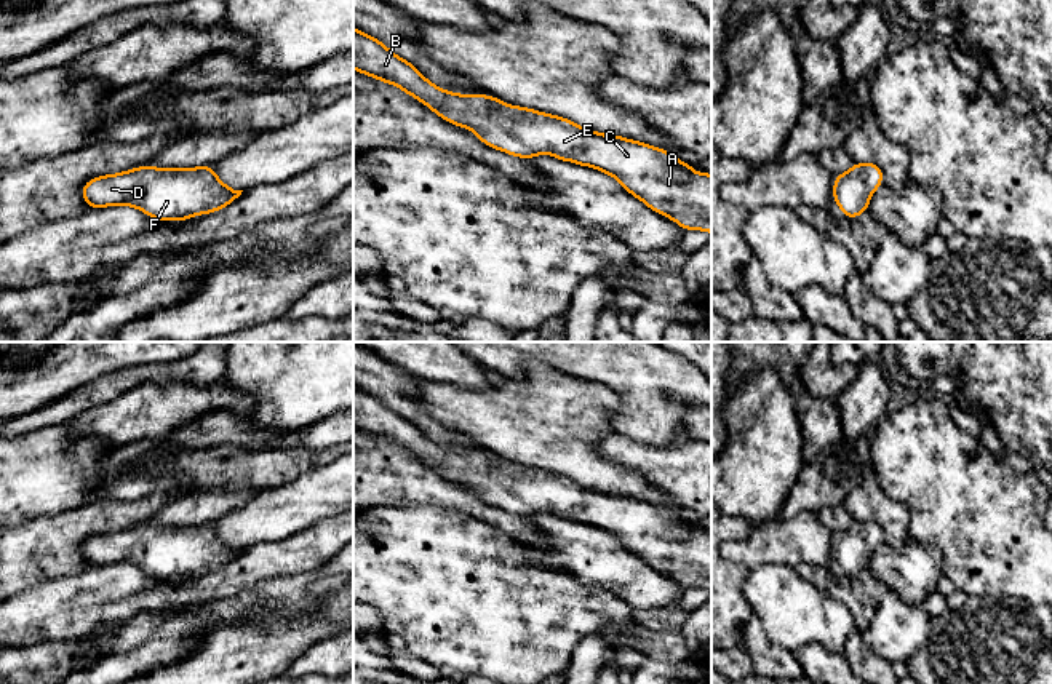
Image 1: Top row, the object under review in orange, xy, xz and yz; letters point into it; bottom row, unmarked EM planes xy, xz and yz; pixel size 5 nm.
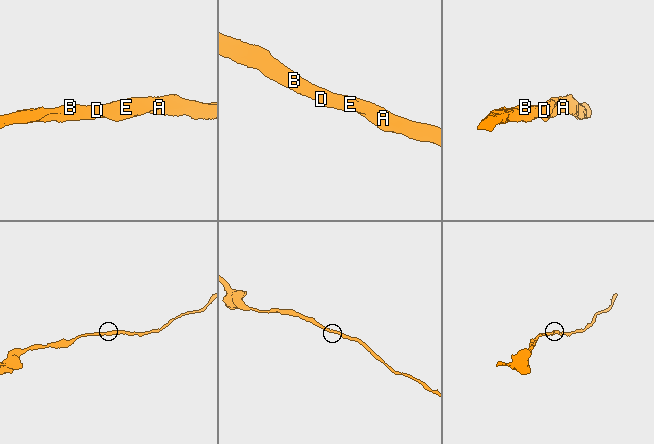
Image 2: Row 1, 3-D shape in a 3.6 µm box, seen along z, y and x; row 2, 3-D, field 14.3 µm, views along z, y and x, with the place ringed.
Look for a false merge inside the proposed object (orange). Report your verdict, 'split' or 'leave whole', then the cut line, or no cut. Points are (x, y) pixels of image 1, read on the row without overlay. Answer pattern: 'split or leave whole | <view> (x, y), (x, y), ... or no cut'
leave whole | no cut

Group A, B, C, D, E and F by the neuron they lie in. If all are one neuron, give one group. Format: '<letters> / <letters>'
A B C D E F

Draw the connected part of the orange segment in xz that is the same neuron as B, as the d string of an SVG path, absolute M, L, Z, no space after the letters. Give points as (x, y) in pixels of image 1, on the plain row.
M355 385L353 427L398 444L443 478L472 487L488 505L526 518L547 511L596 526L684 588L711 591L711 532L694 531L692 523L679 519L671 510L600 492L558 473L512 465L494 454L444 449L377 396Z

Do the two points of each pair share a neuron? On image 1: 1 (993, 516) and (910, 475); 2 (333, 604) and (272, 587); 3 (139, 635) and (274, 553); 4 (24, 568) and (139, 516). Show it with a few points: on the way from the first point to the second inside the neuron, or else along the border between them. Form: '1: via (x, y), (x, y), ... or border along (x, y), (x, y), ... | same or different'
1: via (972, 505), (942, 480), (931, 475) | same
2: border along (336, 585), (315, 596) | different
3: border along (210, 601), (149, 612) | different
4: via (53, 544), (69, 529), (95, 516), (111, 516) | same

